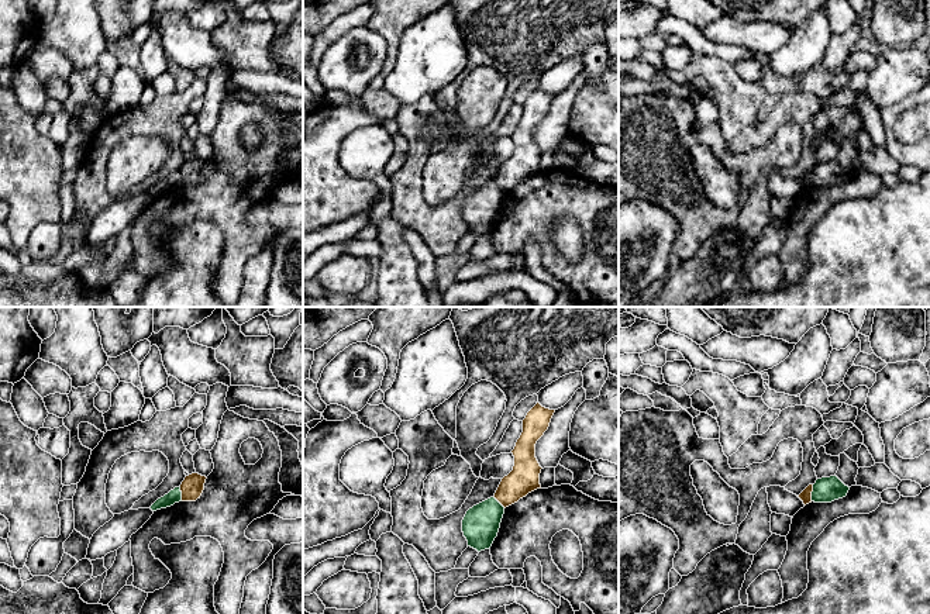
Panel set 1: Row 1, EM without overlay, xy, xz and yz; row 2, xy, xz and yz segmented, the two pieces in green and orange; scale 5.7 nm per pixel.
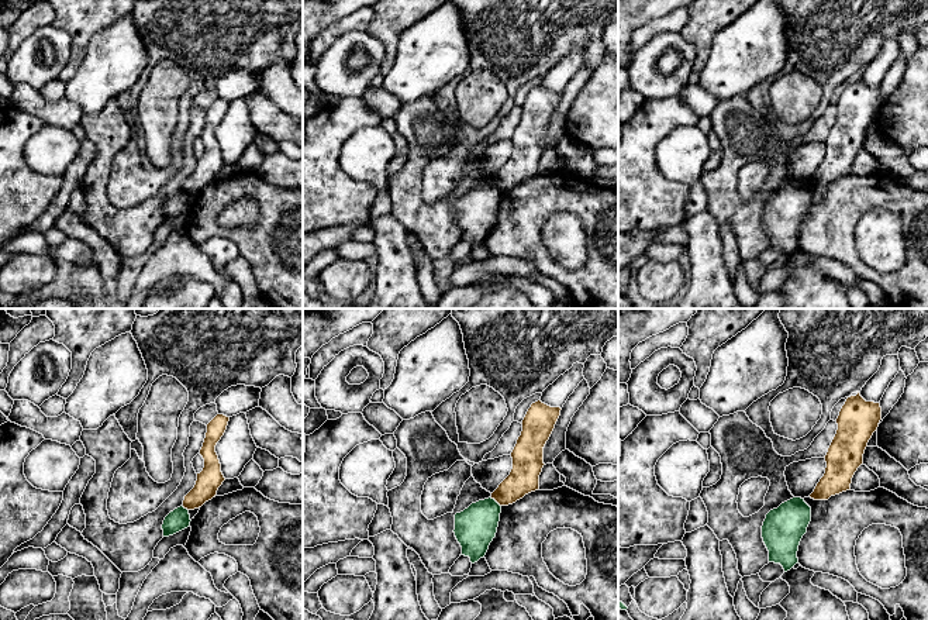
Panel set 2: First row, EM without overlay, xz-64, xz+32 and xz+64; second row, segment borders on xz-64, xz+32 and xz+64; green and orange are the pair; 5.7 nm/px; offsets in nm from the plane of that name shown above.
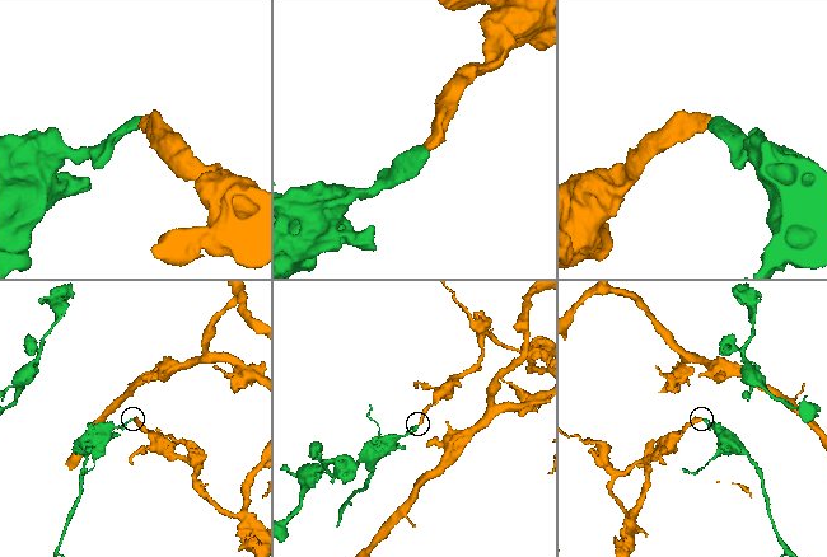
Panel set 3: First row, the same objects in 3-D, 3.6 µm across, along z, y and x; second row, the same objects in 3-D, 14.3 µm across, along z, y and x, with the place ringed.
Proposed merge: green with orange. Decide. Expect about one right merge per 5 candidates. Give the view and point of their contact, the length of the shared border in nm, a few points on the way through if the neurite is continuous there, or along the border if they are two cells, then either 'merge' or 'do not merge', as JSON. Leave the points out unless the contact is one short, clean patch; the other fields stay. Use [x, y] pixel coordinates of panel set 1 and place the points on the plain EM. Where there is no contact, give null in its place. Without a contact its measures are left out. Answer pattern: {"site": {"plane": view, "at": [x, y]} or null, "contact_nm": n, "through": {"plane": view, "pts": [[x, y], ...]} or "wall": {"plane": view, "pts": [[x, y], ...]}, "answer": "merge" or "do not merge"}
{"site": {"plane": "yz", "at": [812, 178]}, "contact_nm": 100, "wall": {"plane": "yz", "pts": [[813, 169], [810, 185]]}, "answer": "do not merge"}

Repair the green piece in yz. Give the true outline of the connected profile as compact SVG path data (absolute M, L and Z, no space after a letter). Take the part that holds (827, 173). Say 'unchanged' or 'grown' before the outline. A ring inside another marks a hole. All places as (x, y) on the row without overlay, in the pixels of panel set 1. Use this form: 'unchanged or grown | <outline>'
unchanged | M837 161L817 163L813 169L812 186L831 187L847 180L850 172Z

